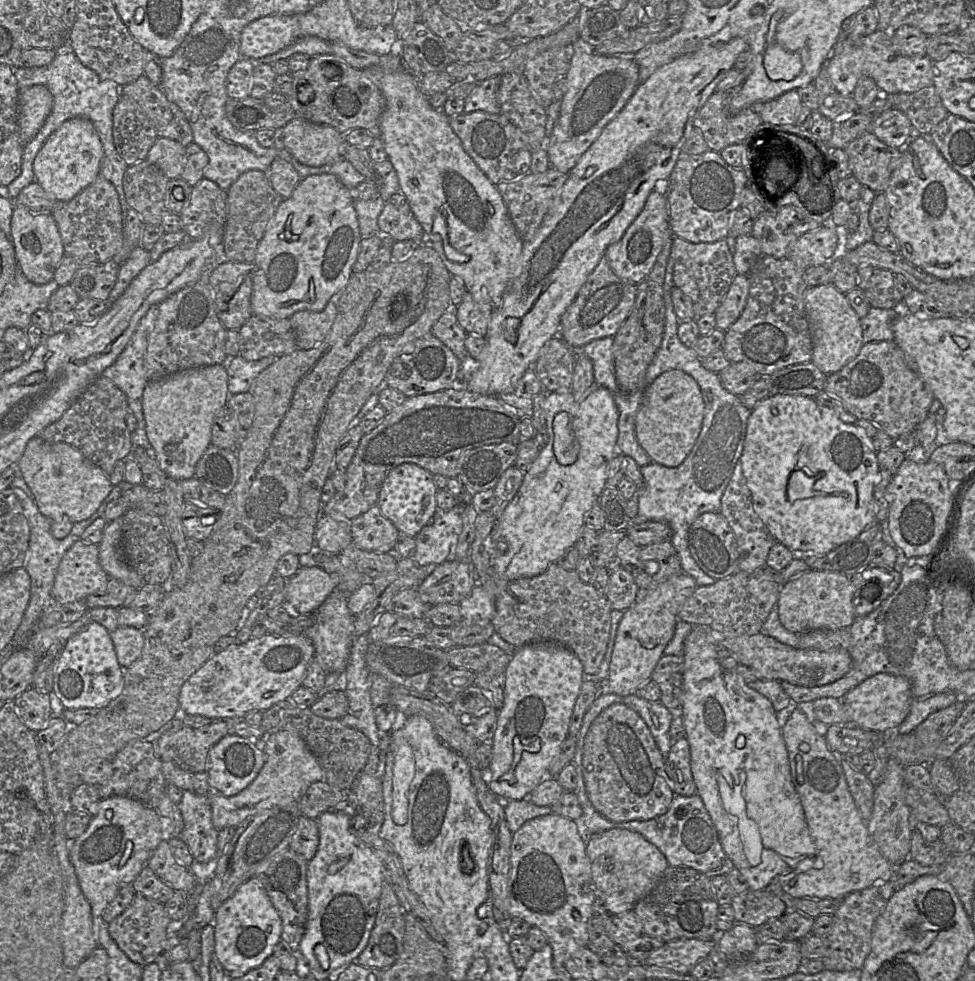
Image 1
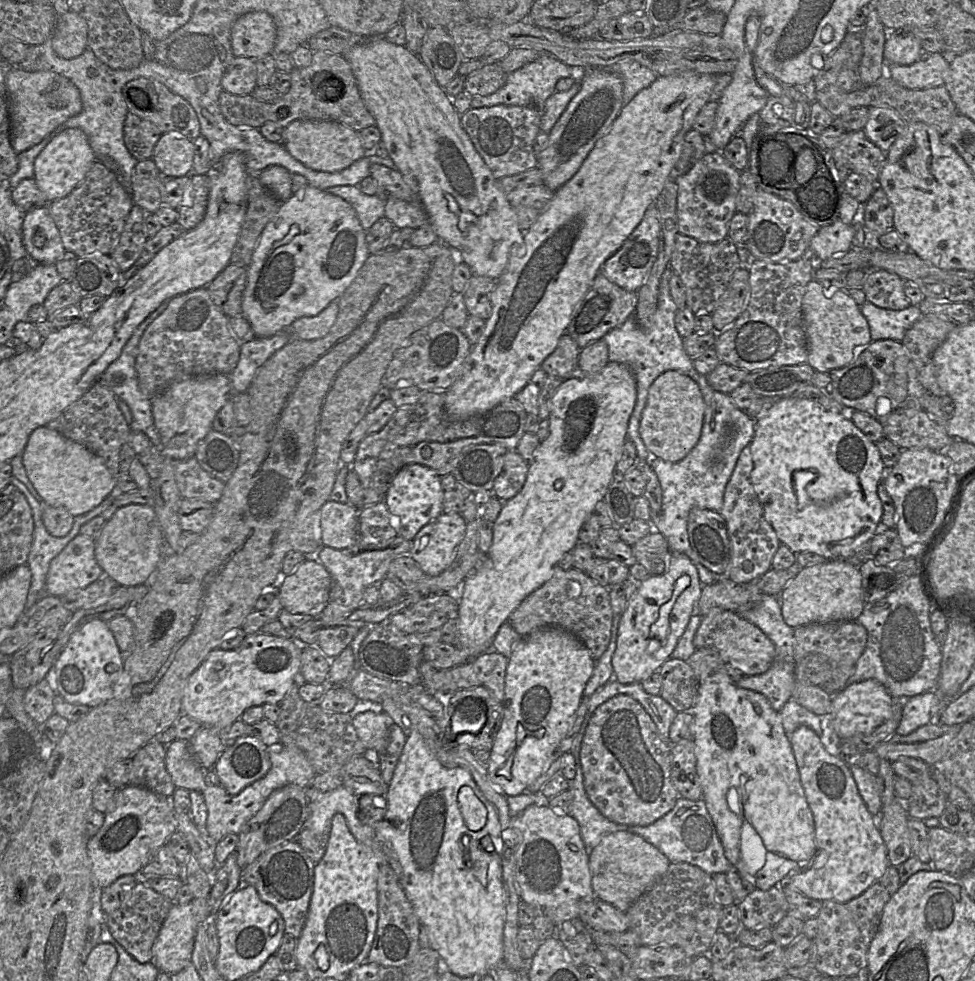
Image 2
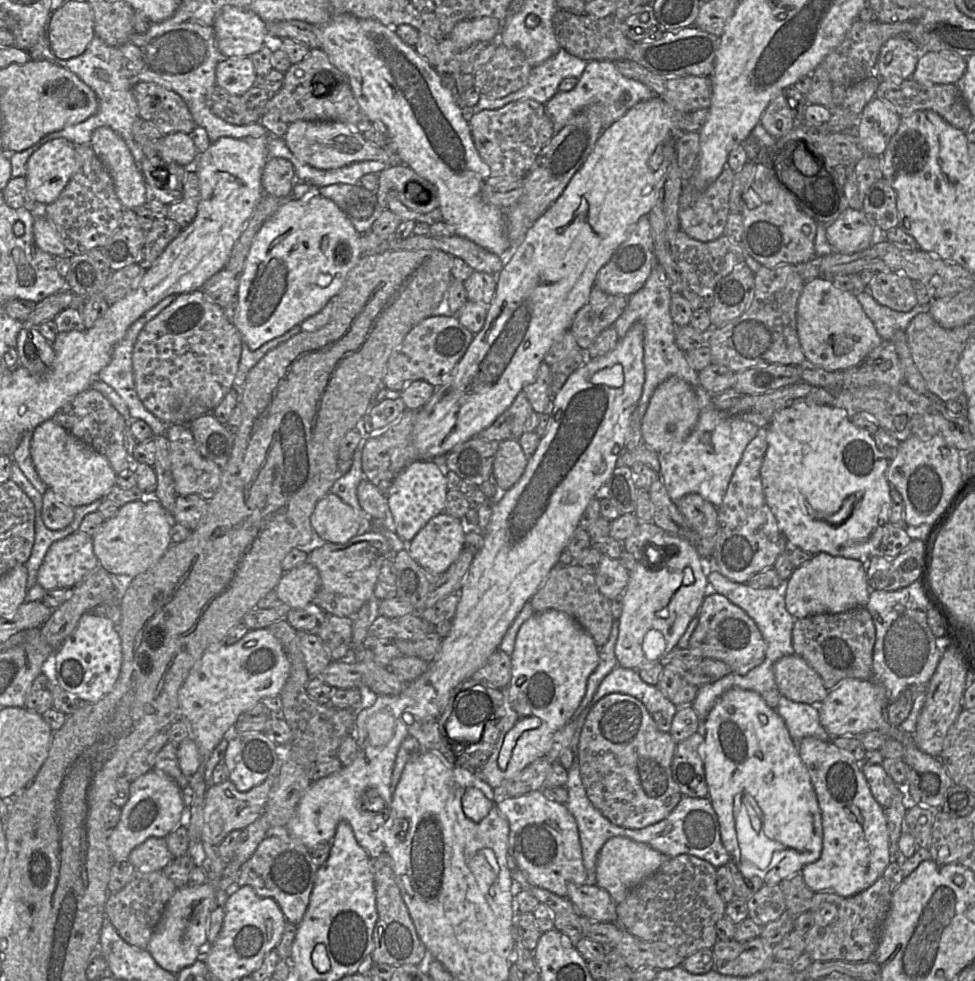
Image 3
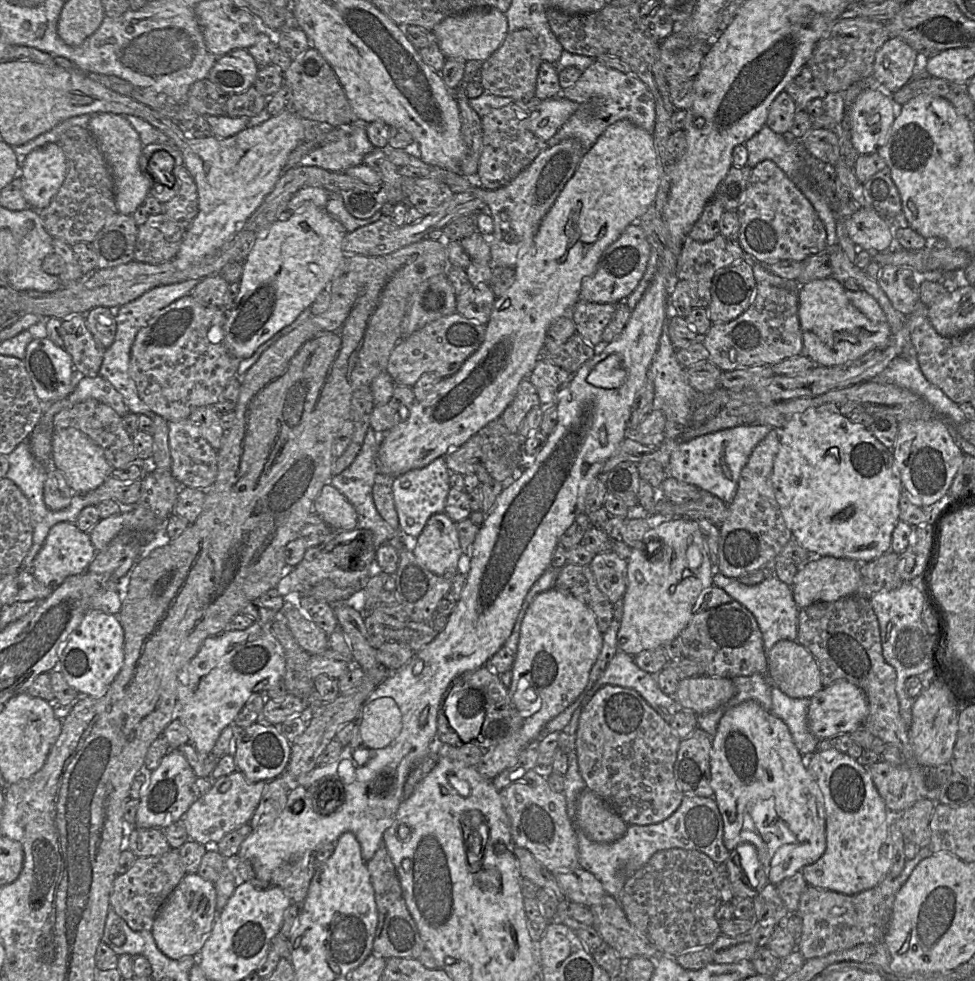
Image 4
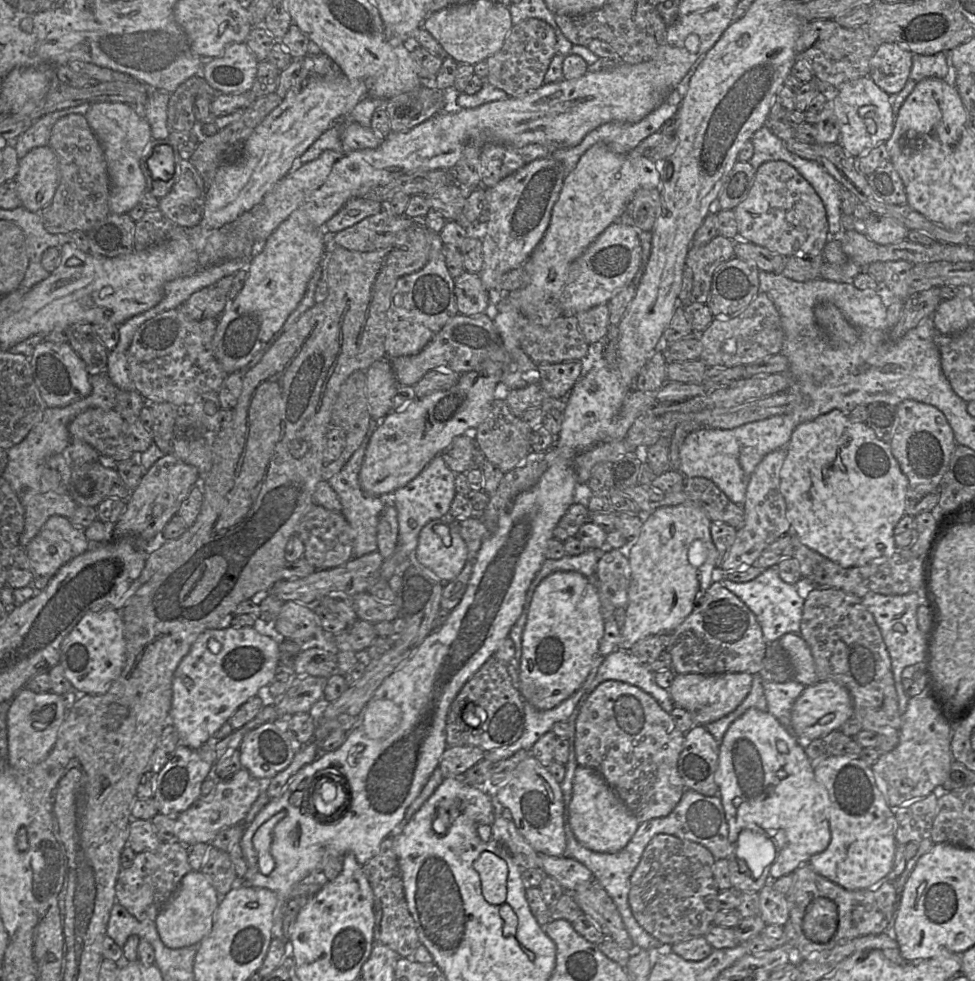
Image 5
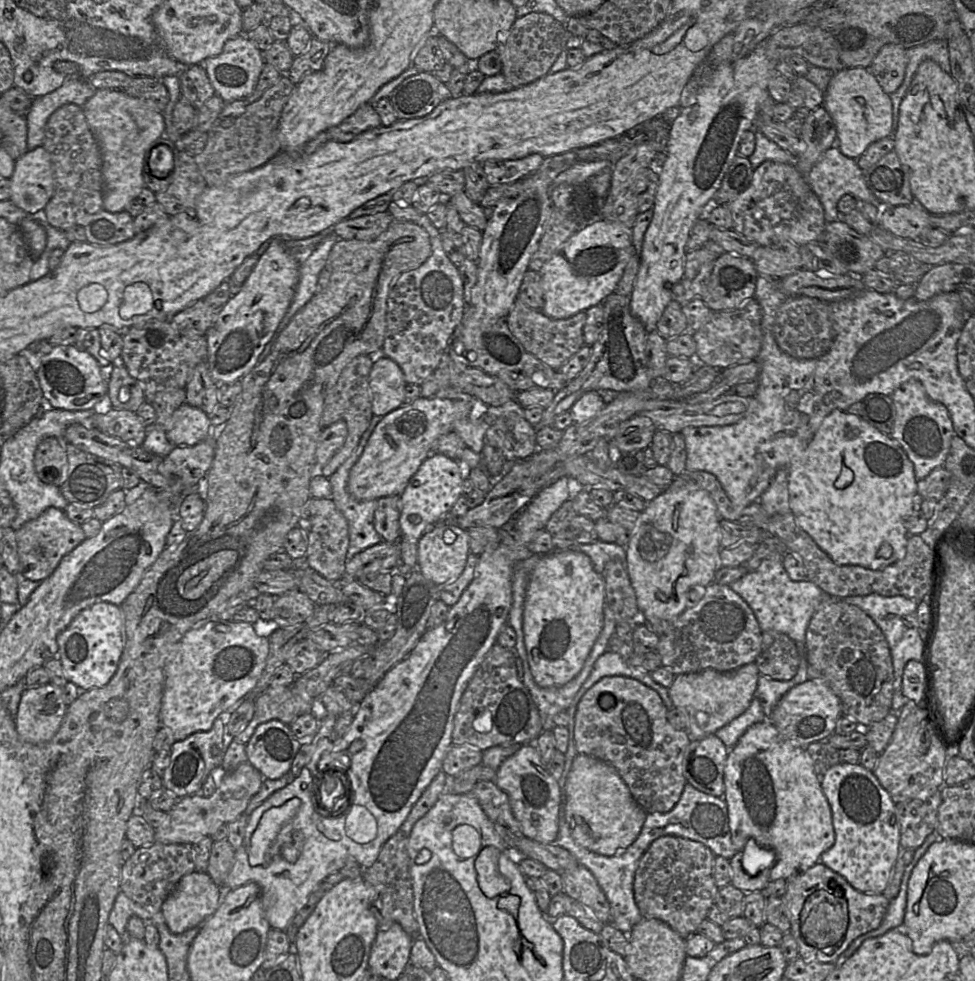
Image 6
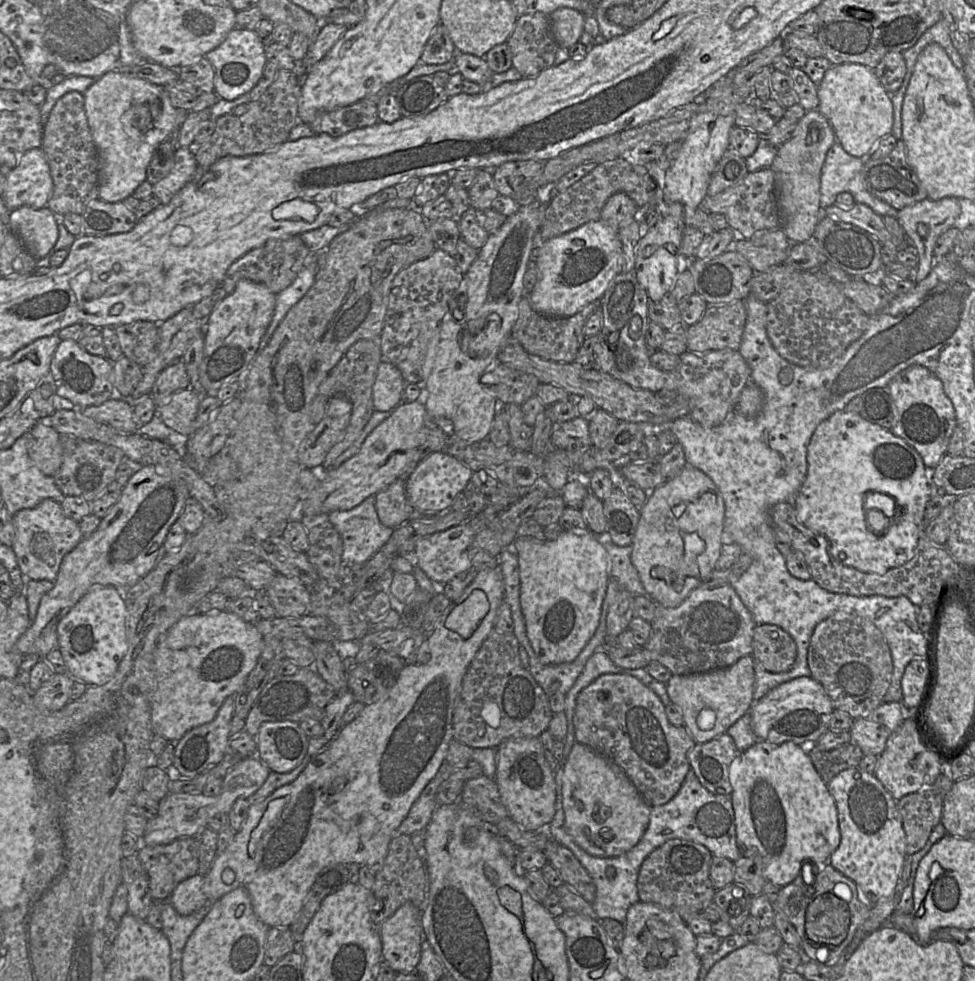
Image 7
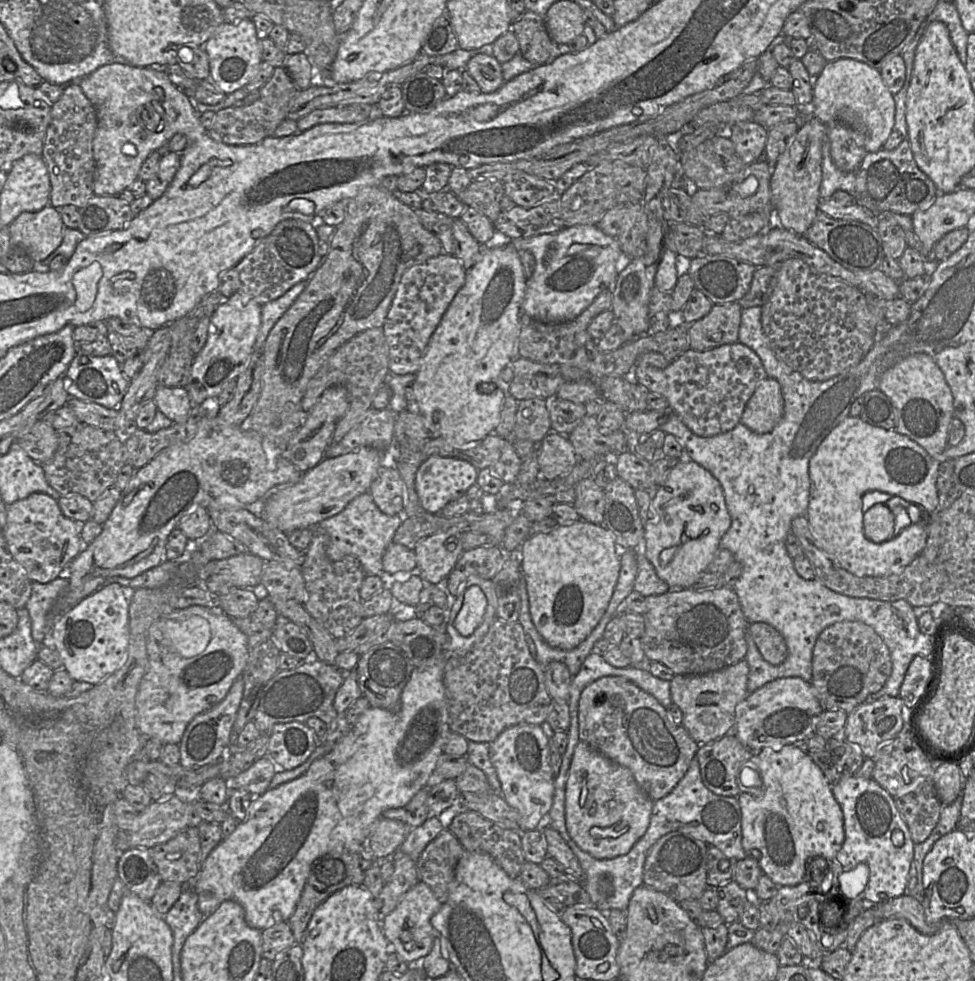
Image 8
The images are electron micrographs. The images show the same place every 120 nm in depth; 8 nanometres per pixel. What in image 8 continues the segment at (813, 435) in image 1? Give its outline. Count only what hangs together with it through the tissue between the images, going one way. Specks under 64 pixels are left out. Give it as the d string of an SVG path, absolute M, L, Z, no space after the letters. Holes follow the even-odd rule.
M848 416L828 434L809 461L810 492L805 516L813 537L842 568L857 577L881 577L902 572L924 549L928 525L915 522L898 536L874 543L864 534L862 497L869 491L886 492L892 495L891 498L900 497L931 514L937 509L939 501L936 487L939 463L908 436L895 430L872 426L860 417Z

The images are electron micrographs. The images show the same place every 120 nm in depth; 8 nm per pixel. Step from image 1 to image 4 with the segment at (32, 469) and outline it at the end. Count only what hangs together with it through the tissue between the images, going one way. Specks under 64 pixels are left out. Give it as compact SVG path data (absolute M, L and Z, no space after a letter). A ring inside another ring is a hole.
M75 428L55 429L52 435L52 459L65 476L75 494L86 494L97 489L110 477L114 468L110 465L100 446Z

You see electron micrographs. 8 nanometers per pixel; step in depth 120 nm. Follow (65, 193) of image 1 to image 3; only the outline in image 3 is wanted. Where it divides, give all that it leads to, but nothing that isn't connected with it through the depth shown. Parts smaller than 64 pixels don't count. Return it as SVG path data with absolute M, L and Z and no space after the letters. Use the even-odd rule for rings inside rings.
M57 138L41 145L28 159L27 189L39 207L52 204L75 173L75 145Z

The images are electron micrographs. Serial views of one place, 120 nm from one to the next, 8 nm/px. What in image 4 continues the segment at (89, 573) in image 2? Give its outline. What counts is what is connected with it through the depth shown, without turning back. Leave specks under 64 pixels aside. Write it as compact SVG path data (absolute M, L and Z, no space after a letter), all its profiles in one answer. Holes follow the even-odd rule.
M59 522L50 529L43 546L36 555L32 573L41 584L55 589L67 577L84 573L96 554L89 533L81 531L76 523Z

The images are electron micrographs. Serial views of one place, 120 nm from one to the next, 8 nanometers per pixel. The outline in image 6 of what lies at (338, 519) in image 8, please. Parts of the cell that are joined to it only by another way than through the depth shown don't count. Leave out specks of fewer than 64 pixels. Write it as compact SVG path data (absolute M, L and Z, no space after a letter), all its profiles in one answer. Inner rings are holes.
M375 427L369 436L360 438L357 450L328 478L332 488L331 499L348 523L349 547L346 560L383 541L374 527L374 513L378 501L376 499L358 501L348 490L350 470L362 455Z

